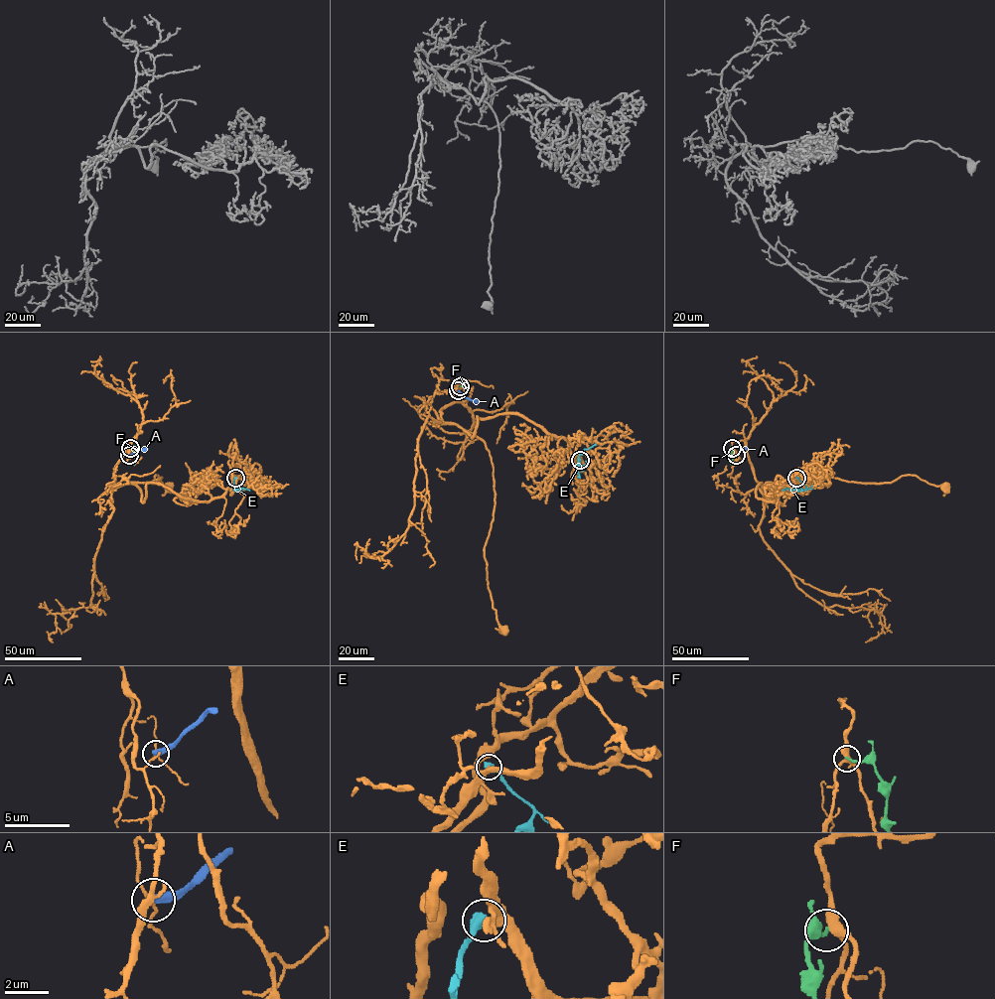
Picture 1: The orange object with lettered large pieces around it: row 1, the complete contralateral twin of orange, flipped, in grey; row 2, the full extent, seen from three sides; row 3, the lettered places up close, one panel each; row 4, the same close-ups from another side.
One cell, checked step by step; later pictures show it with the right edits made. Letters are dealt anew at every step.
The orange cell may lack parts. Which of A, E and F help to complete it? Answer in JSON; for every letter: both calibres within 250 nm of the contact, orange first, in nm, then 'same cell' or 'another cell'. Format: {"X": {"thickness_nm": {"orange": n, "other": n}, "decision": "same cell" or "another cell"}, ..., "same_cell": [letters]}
{"A": {"thickness_nm": {"orange": 150, "other": 320}, "decision": "another cell"}, "E": {"thickness_nm": {"orange": 320, "other": 500}, "decision": "another cell"}, "F": {"thickness_nm": {"orange": 320, "other": 180}, "decision": "another cell"}, "same_cell": []}

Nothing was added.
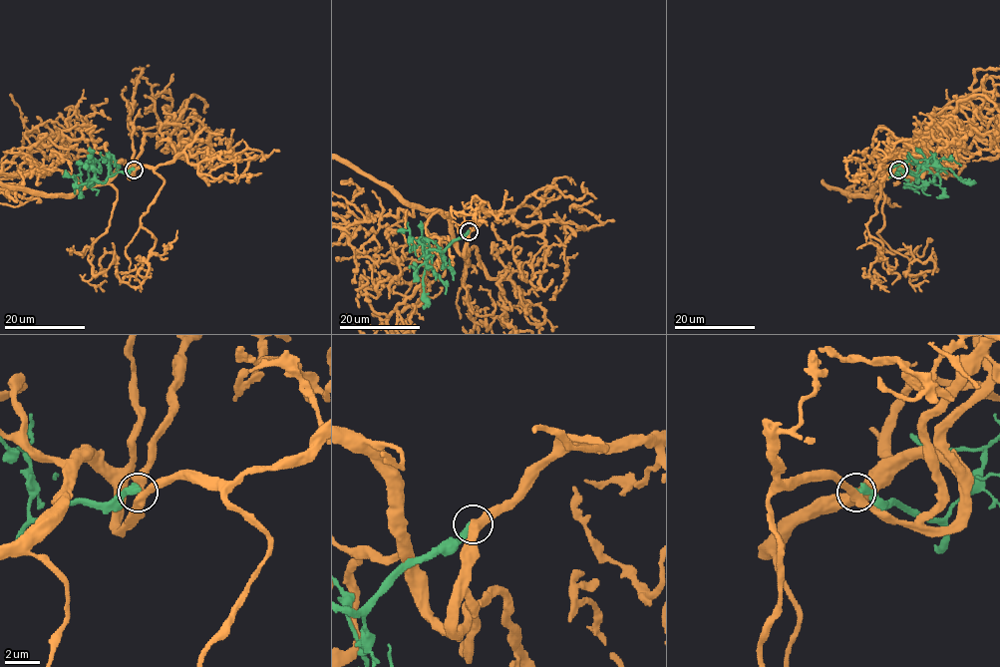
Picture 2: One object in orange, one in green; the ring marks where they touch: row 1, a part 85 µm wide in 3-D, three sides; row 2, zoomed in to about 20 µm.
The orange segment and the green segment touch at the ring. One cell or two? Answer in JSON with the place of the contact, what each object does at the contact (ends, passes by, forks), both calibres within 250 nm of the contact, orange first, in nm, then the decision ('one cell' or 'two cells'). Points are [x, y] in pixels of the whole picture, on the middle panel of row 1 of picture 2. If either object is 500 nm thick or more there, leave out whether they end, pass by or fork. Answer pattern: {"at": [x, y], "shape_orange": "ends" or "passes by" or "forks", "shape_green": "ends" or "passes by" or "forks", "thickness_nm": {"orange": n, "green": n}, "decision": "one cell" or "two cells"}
{"at": [469, 231], "shape_orange": "passes by", "shape_green": "ends", "thickness_nm": {"orange": 440, "green": 440}, "decision": "two cells"}

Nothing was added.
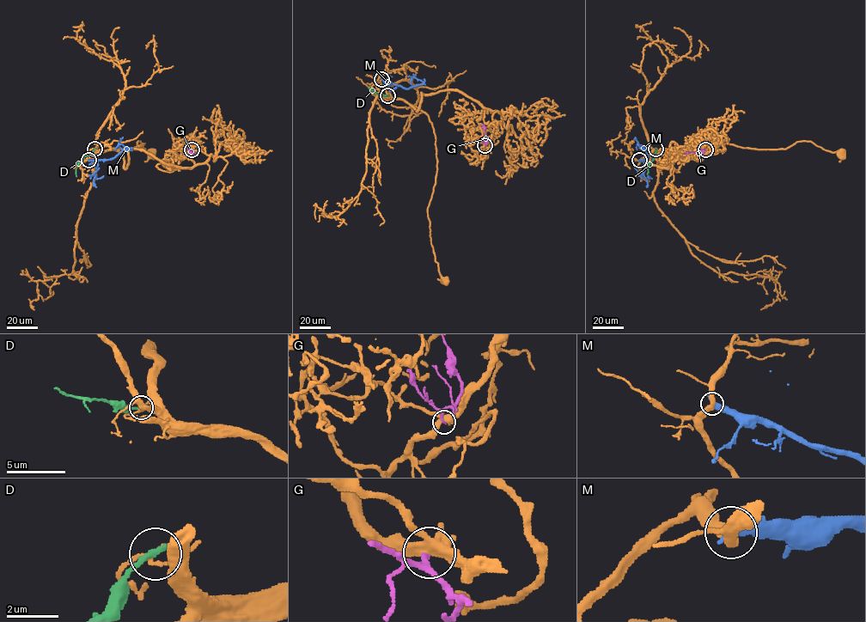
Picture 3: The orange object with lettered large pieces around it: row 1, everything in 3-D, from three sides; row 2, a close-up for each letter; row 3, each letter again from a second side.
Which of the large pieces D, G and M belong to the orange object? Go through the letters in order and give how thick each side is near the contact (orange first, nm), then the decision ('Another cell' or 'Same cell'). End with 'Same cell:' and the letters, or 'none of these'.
D: Thickness 130 nm (orange) against 280 nm. Another cell
G: Thickness 420 nm (orange) against 240 nm. Another cell
M: Thickness 400 nm (orange) against 500 nm. Another cell
Same cell: none of these

